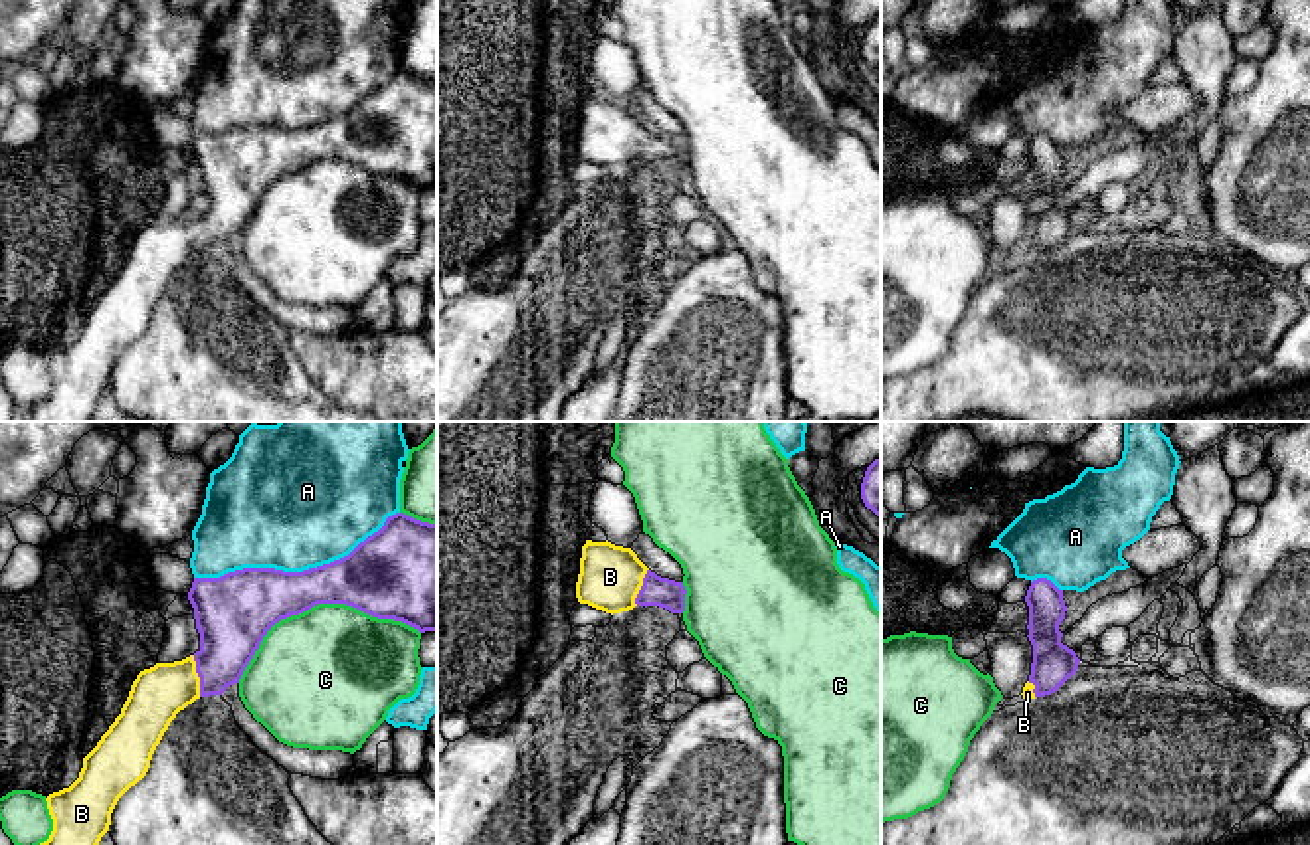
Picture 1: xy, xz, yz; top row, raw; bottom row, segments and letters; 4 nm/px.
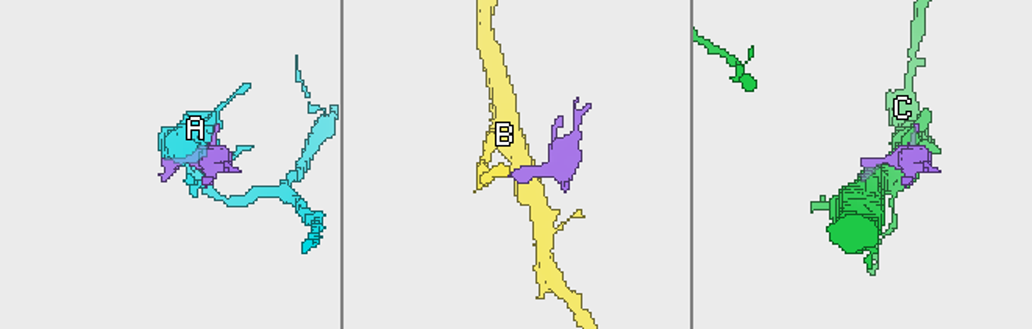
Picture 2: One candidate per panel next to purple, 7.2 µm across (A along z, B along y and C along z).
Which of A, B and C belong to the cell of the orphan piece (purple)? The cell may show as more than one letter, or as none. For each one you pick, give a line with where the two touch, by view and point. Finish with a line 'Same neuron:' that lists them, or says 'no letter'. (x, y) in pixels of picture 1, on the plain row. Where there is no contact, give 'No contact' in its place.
B: Touches purple at xy (198, 232)
Same neuron: B

